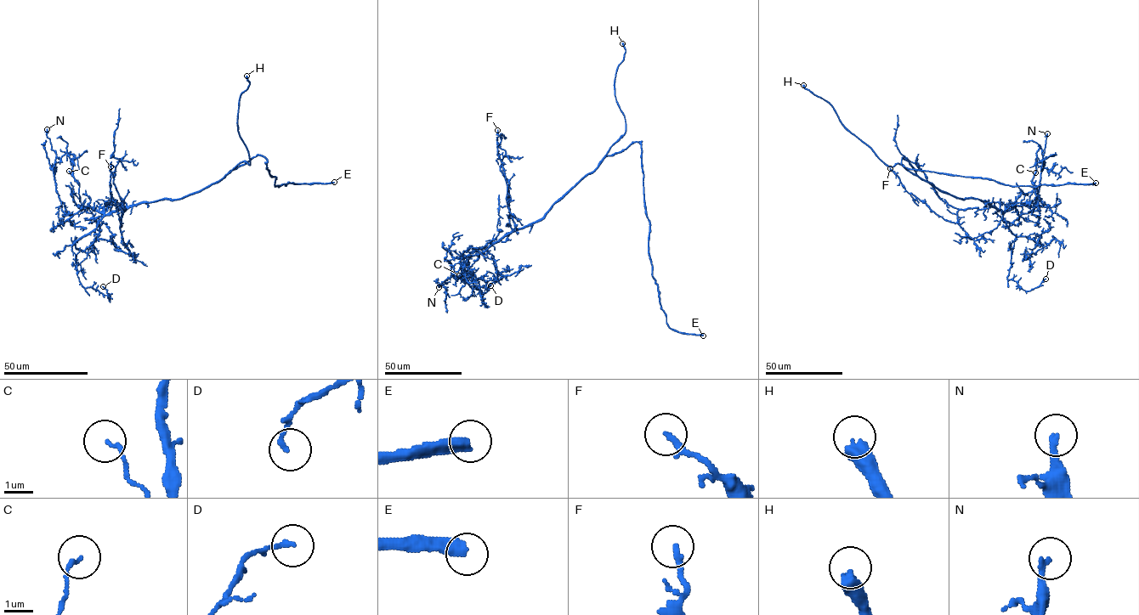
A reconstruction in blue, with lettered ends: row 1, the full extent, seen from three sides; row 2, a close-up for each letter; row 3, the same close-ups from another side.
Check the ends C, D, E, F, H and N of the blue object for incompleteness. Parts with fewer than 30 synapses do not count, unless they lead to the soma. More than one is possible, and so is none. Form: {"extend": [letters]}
{"extend": ["E", "H"]}

